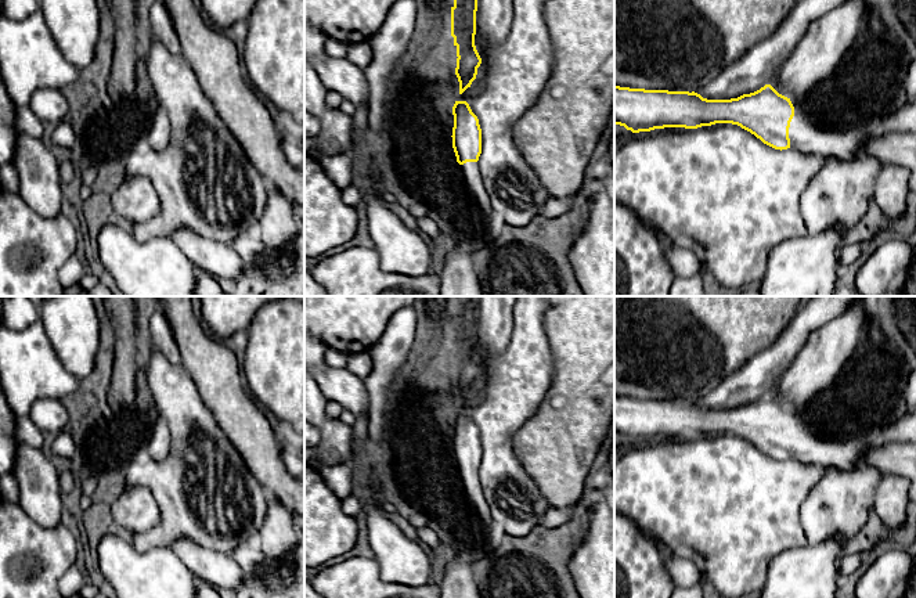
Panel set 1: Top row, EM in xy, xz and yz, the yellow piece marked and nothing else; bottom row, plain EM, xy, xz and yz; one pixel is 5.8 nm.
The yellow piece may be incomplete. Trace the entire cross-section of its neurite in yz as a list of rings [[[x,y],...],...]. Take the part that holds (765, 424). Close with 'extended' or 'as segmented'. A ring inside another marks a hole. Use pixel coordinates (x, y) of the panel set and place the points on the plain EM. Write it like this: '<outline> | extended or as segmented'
[[[771,395],[731,410],[707,410],[695,401],[614,396],[614,435],[632,443],[715,433],[738,435],[775,460],[791,457],[822,469],[852,469],[865,460],[883,476],[906,478],[908,498],[916,502],[916,443],[886,443],[872,448],[865,439],[830,437],[797,422],[790,408]]] | extended

